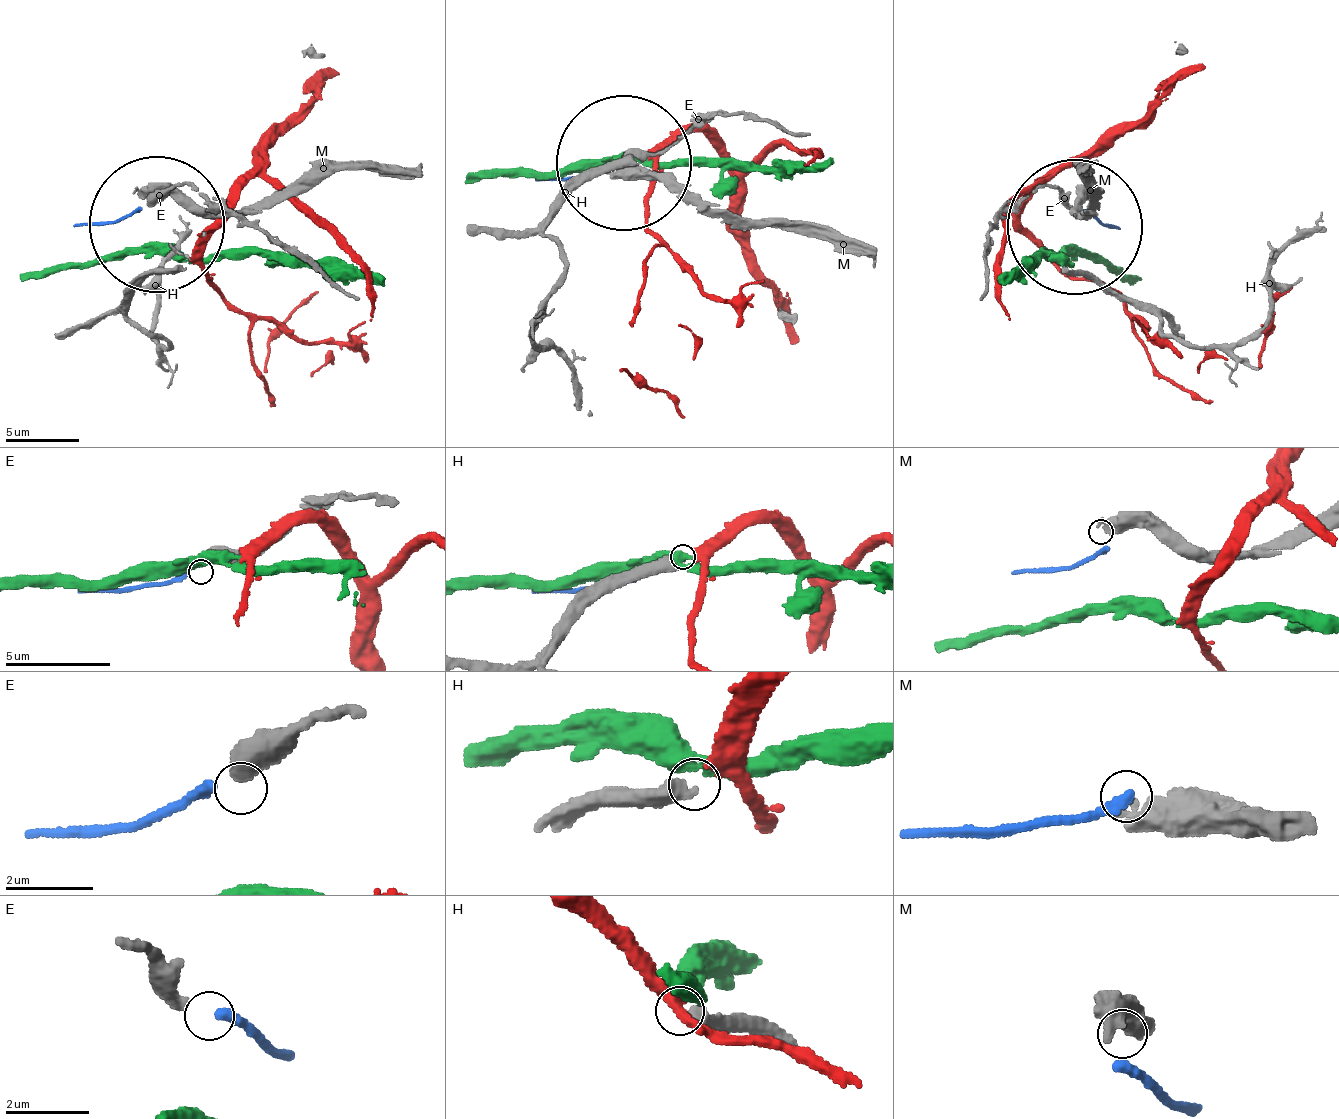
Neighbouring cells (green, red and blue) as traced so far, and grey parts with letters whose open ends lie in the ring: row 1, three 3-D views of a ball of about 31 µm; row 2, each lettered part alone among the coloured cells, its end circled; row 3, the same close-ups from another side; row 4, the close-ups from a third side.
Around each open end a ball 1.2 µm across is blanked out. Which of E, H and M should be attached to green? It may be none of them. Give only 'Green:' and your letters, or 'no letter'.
Green: no letter

